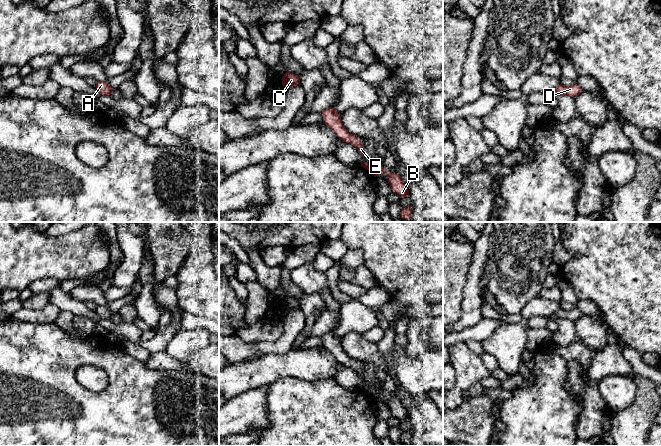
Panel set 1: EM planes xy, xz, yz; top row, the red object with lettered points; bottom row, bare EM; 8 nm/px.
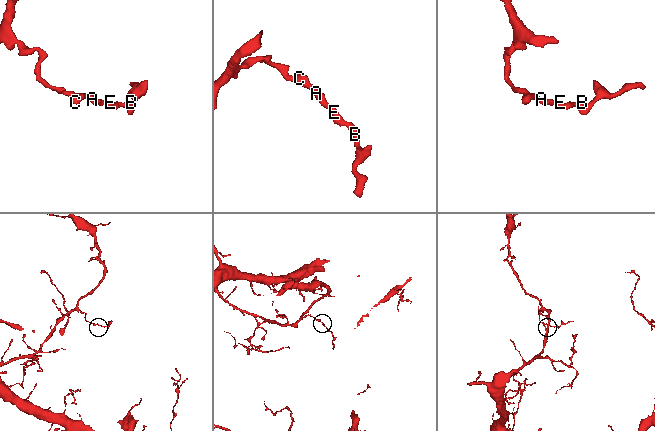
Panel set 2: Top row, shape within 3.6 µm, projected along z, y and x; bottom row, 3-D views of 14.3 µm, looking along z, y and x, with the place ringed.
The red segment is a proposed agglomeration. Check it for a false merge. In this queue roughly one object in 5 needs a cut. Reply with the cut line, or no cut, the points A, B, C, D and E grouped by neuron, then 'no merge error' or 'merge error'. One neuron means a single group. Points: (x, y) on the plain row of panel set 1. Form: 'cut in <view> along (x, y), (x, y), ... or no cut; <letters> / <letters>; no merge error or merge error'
no cut; A B C D E; no merge error

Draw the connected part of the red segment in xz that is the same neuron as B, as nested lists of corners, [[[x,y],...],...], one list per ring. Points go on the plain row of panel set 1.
[[[362,386],[361,391],[370,395],[375,401],[382,400],[382,398],[385,397],[392,416],[397,418],[400,422],[409,420],[409,414],[399,398],[386,395],[382,389],[377,388],[368,389]]]

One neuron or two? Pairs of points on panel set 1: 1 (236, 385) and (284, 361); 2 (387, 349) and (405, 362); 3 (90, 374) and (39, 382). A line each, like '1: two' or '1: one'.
1: one
2: two
3: two

